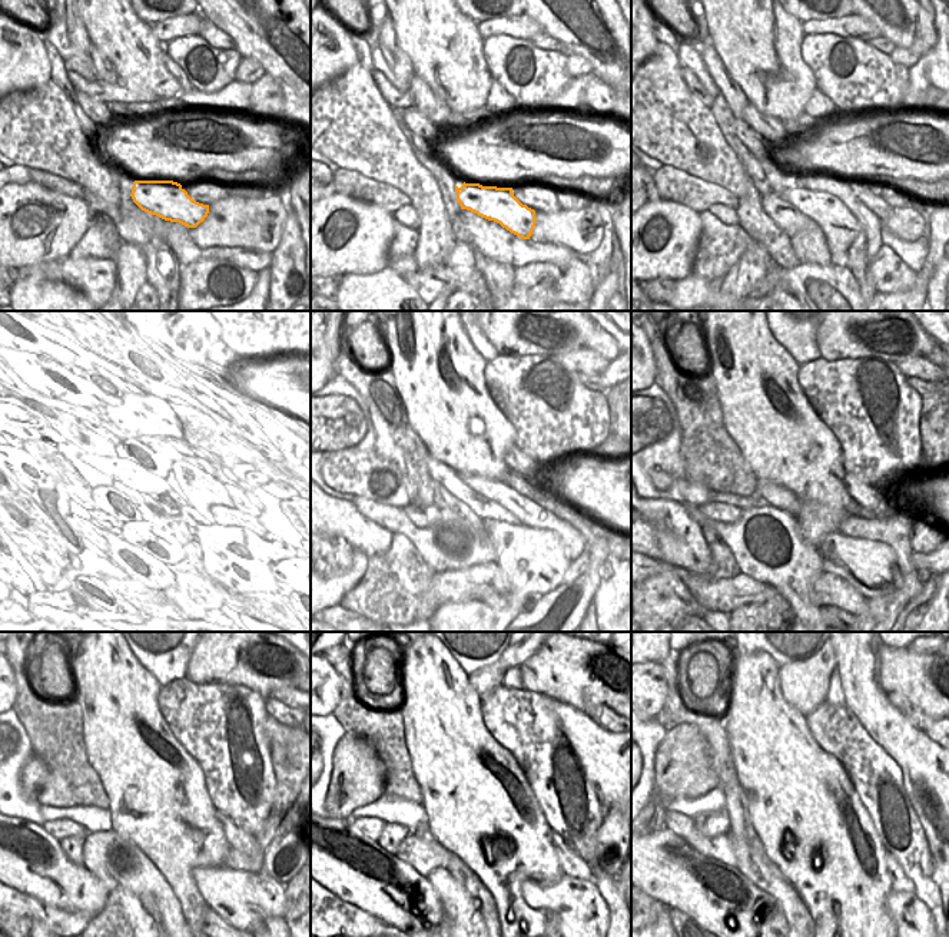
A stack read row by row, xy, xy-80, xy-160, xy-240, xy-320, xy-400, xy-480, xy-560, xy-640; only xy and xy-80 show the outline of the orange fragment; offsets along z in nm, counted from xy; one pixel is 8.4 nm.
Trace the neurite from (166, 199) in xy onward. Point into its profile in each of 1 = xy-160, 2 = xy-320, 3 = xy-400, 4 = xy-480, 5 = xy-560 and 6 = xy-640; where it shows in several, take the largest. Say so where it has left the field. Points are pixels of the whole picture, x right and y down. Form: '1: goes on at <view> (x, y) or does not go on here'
1: goes on at xy-160 (839, 227)
2: goes on at xy-320 (534, 562)
3: goes on at xy-400 (870, 568)
4: goes on at xy-480 (242, 899)
5: goes on at xy-560 (583, 917)
6: goes on at xy-640 (913, 921)

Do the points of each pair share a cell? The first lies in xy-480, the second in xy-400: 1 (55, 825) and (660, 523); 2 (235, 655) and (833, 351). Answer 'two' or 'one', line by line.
1: two
2: one

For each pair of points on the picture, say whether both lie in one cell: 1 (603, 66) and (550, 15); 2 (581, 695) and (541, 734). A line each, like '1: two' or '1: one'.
1: one
2: two

